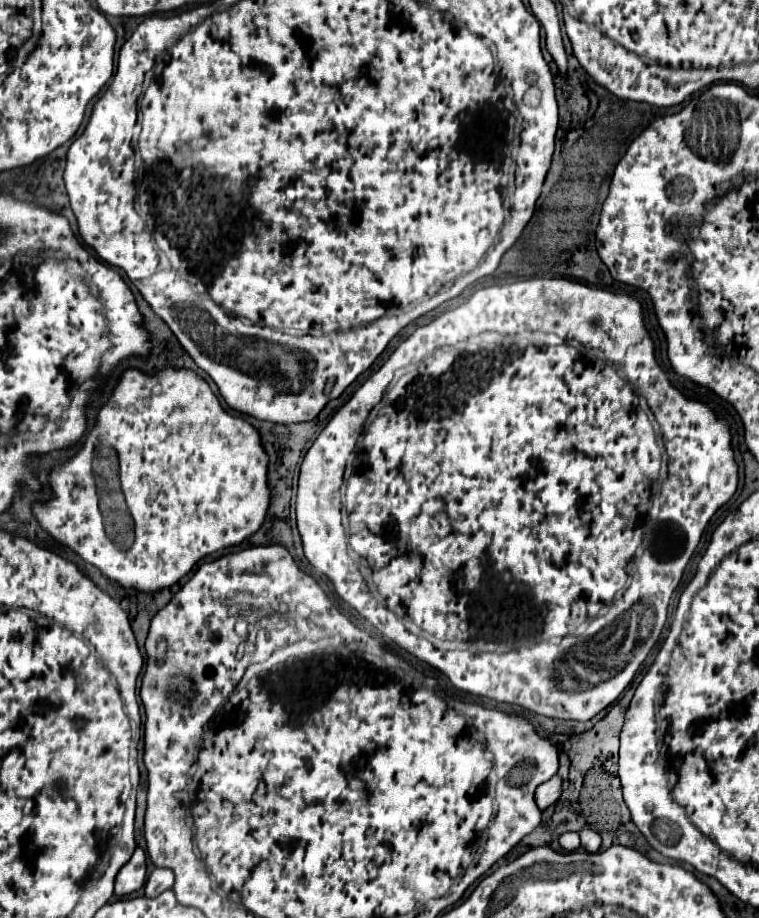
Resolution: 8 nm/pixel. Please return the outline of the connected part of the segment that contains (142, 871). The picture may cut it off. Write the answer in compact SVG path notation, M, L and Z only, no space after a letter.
M136 849L132 859L120 869L114 885L114 893L118 897L136 893L146 881L146 855L142 849Z

